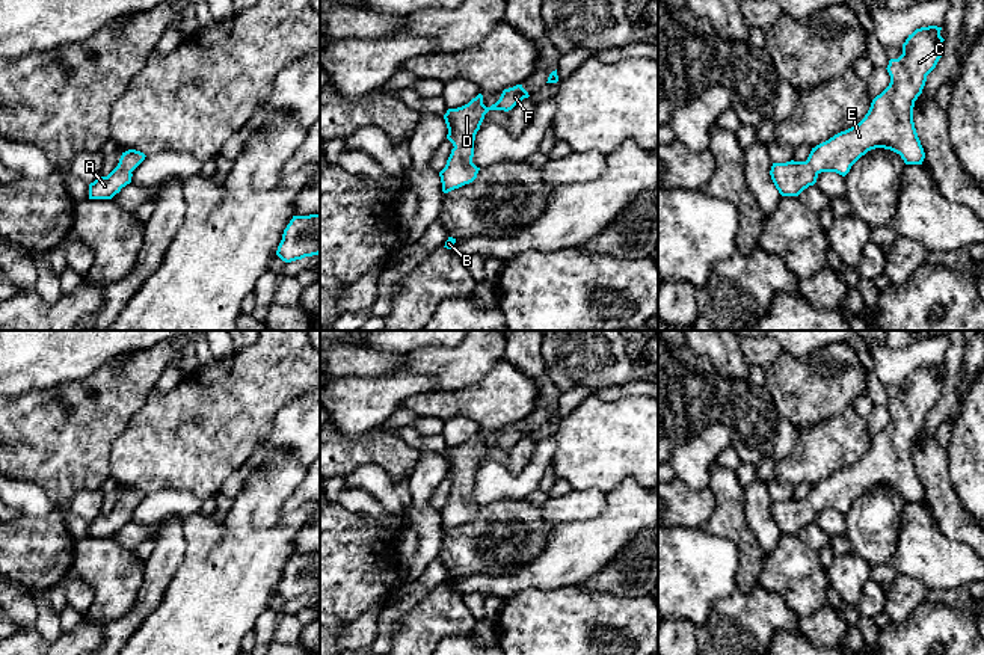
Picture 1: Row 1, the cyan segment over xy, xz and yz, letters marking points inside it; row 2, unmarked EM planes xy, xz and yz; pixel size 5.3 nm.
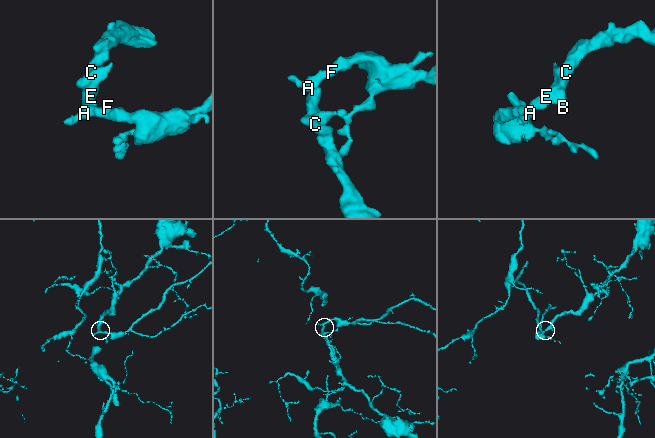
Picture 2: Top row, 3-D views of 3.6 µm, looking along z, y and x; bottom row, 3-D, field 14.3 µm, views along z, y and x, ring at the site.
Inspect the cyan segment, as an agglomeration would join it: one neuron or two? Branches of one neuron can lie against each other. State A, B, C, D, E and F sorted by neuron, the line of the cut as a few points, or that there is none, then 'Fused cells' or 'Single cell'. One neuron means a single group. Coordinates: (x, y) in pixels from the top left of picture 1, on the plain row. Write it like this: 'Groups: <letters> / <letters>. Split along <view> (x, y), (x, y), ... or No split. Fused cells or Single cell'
Groups: A B C D E F. No split. Single cell

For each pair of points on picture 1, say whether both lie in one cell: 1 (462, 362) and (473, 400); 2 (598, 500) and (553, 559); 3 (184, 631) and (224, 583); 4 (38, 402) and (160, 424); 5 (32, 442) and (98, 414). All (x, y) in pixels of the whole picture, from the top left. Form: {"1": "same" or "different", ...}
{"1": "different", "2": "different", "3": "same", "4": "different", "5": "same"}

